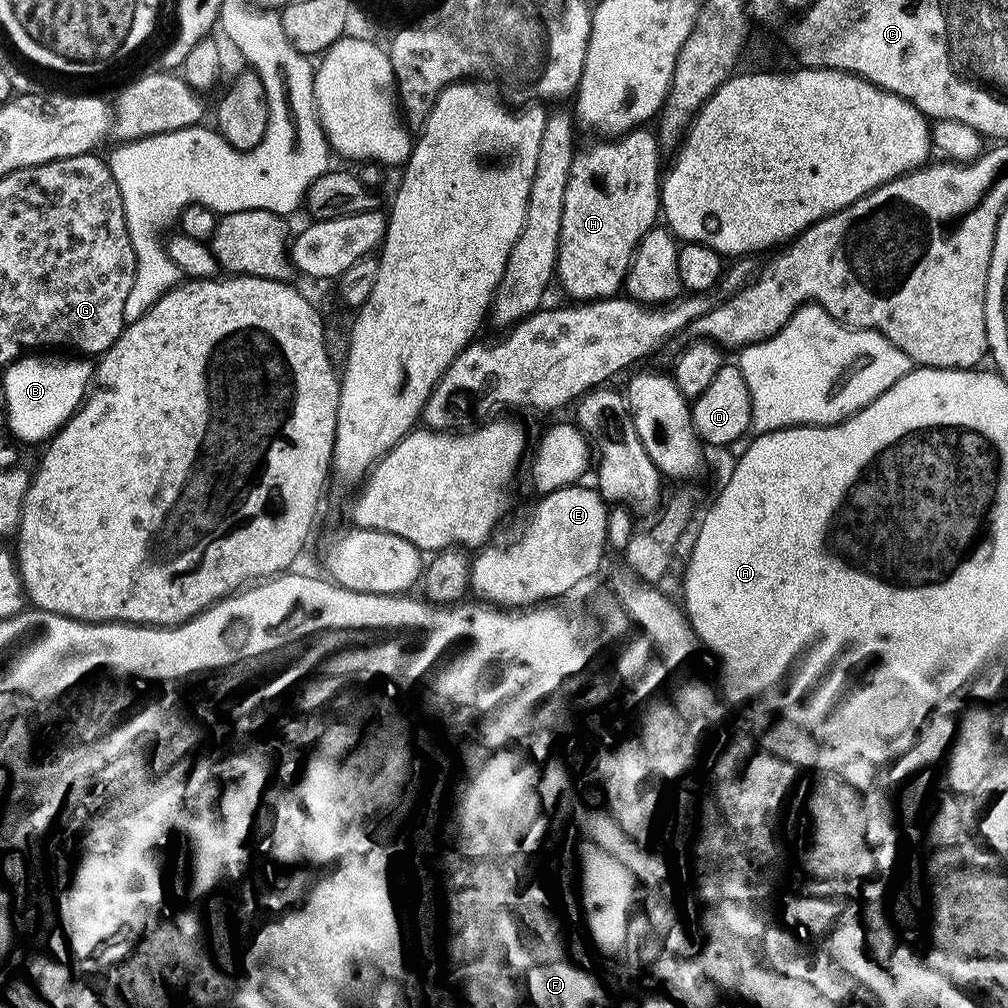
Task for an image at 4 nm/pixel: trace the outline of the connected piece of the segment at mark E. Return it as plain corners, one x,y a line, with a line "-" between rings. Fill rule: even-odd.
565,486
554,490
553,492
543,493
539,497
540,501
532,508
532,513
524,520
524,529
520,532
520,537
513,542
512,545
508,544
496,544
497,542
489,543
487,546
479,549
471,557
470,567
468,569
468,583
470,585
471,595
475,597
477,601
483,602
489,606
499,606
504,610
515,610
517,608
523,608
531,605
533,602
543,601
545,598
556,598
552,596
564,596
571,588
576,588
583,582
587,576
592,576
600,568
600,559
603,558
604,552
606,553
607,545
607,518
610,511
609,505
606,503
603,496
595,487
592,488
580,488
581,486

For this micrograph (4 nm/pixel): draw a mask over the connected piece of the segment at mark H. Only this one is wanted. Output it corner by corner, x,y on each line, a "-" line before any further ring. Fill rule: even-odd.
641,126
625,132
619,138
609,139
604,144
581,147
572,157
572,169
564,195
560,245
556,251
555,279
560,280
564,292
576,302
607,300
615,297
624,287
628,267
638,242
650,229
657,227
660,210
660,181
662,152
657,147
657,133

